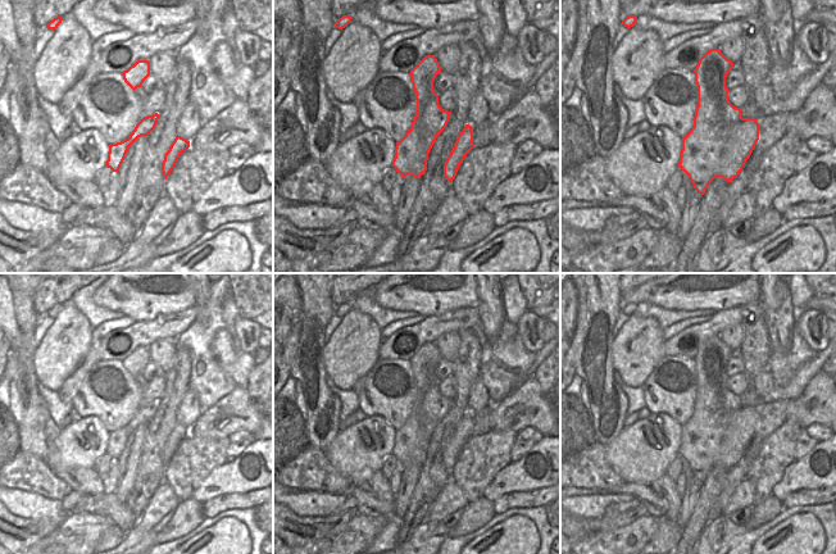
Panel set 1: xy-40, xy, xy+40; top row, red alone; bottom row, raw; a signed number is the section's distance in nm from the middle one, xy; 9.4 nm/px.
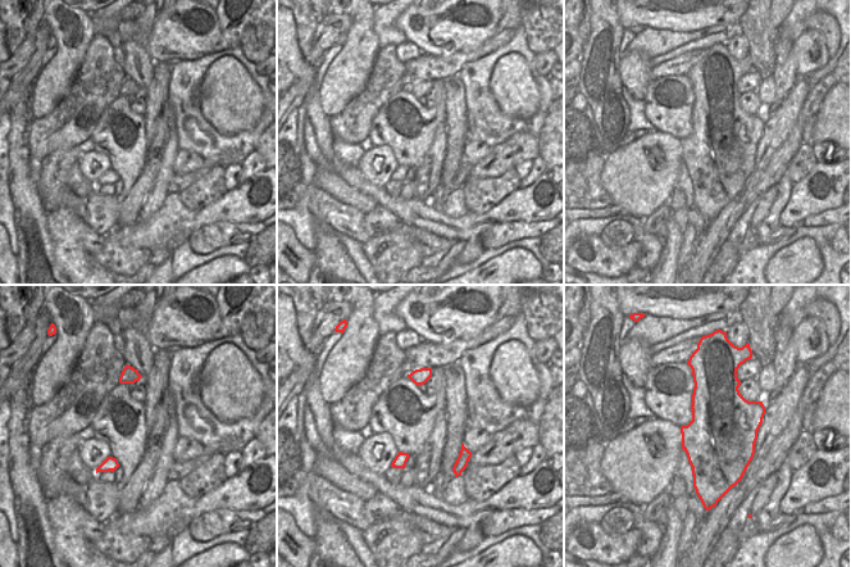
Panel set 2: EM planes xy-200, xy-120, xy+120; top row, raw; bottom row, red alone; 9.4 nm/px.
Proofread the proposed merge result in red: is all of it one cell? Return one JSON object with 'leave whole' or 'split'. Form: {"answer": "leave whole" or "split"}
{"answer": "leave whole"}

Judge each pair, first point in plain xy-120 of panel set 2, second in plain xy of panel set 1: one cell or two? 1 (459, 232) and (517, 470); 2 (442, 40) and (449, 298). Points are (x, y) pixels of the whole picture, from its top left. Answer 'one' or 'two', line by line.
1: one
2: one

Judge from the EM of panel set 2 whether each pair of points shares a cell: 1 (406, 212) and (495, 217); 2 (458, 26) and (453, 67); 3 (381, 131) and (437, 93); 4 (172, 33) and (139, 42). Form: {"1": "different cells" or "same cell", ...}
{"1": "same cell", "2": "different cells", "3": "different cells", "4": "different cells"}

